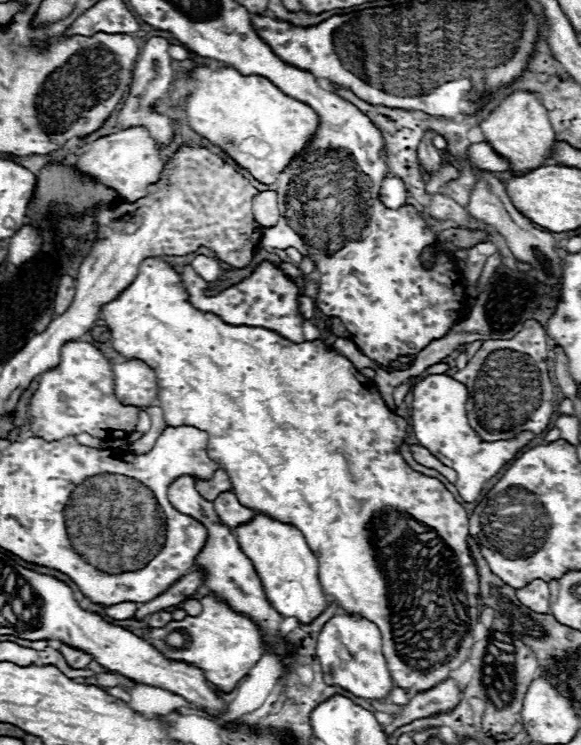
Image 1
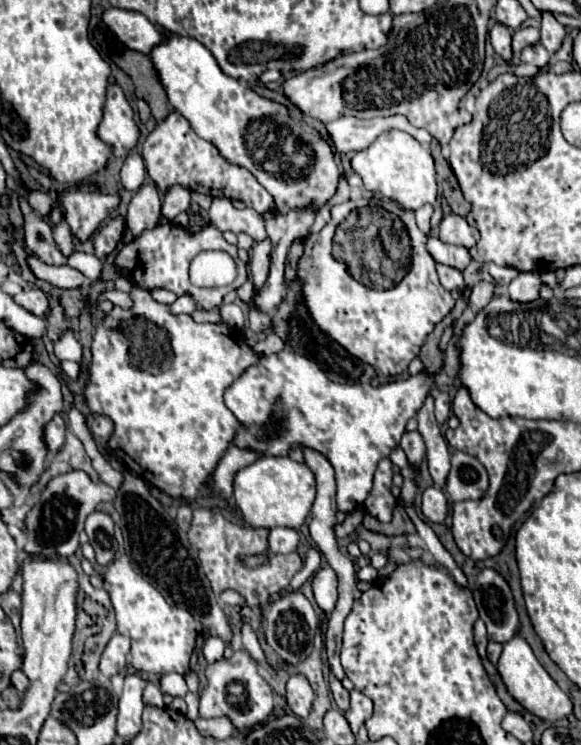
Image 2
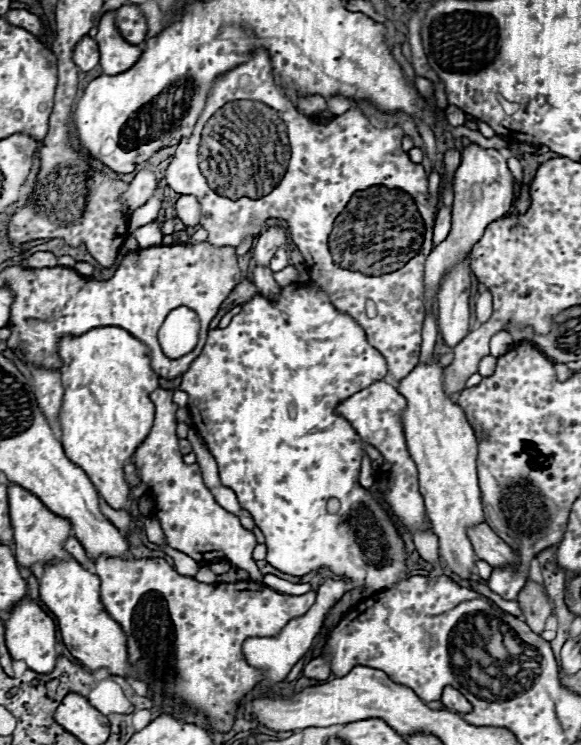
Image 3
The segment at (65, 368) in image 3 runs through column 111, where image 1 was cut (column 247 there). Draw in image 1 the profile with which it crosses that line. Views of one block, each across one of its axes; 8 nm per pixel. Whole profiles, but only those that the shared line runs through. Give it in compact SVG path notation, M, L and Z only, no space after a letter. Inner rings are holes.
M146 258L140 264L138 276L134 282L122 290L118 298L104 304L100 308L100 318L110 330L112 336L112 348L124 356L124 360L140 360L146 366L150 366L156 372L158 388L160 388L160 408L164 410L164 420L168 426L194 426L208 434L208 456L226 470L232 490L238 496L238 500L244 506L250 506L258 512L264 512L280 522L296 526L302 536L306 538L310 550L314 552L318 564L320 564L320 584L322 590L336 598L344 610L356 612L362 618L374 622L382 632L382 654L388 662L390 676L396 686L408 690L410 686L416 686L418 692L432 688L434 684L448 678L448 672L458 668L466 662L468 648L474 644L472 626L478 622L478 606L480 606L480 580L478 580L478 568L474 566L474 560L470 556L468 548L468 514L466 510L454 500L454 496L444 488L442 482L436 478L418 474L412 470L404 458L400 456L400 444L406 436L408 422L400 416L396 416L382 400L376 384L362 376L348 358L340 356L338 352L330 350L322 340L302 342L294 344L280 334L256 328L256 326L230 326L222 322L212 312L202 312L190 304L190 294L186 290L186 284L182 282L182 276L164 260L160 258Z

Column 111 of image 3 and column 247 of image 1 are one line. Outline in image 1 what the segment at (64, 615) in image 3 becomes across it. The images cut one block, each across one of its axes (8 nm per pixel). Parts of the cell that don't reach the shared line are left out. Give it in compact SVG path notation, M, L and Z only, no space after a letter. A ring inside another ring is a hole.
M204 596L202 614L186 616L184 620L172 620L164 628L148 628L148 642L158 648L170 660L182 660L186 664L198 666L208 682L218 686L222 692L230 692L238 680L242 680L248 670L266 654L266 642L256 622L248 616L234 612L218 596ZM172 636L180 636L180 644L170 644Z

